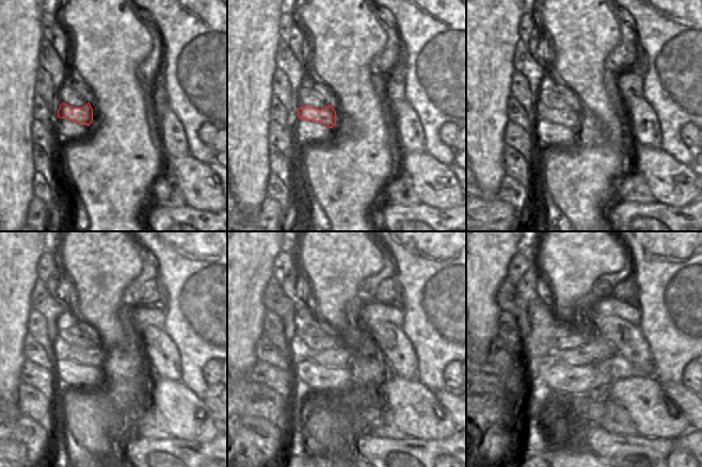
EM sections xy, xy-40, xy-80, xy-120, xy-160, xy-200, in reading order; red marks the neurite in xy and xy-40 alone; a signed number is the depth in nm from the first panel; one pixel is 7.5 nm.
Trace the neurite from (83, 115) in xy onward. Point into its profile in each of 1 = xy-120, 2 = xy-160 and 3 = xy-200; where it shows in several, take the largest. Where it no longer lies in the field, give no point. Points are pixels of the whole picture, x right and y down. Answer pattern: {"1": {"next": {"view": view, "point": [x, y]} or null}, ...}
{"1": {"next": {"view": "xy-120", "point": [95, 356]}}, "2": {"next": {"view": "xy-160", "point": [338, 357]}}, "3": {"next": {"view": "xy-200", "point": [595, 349]}}}

